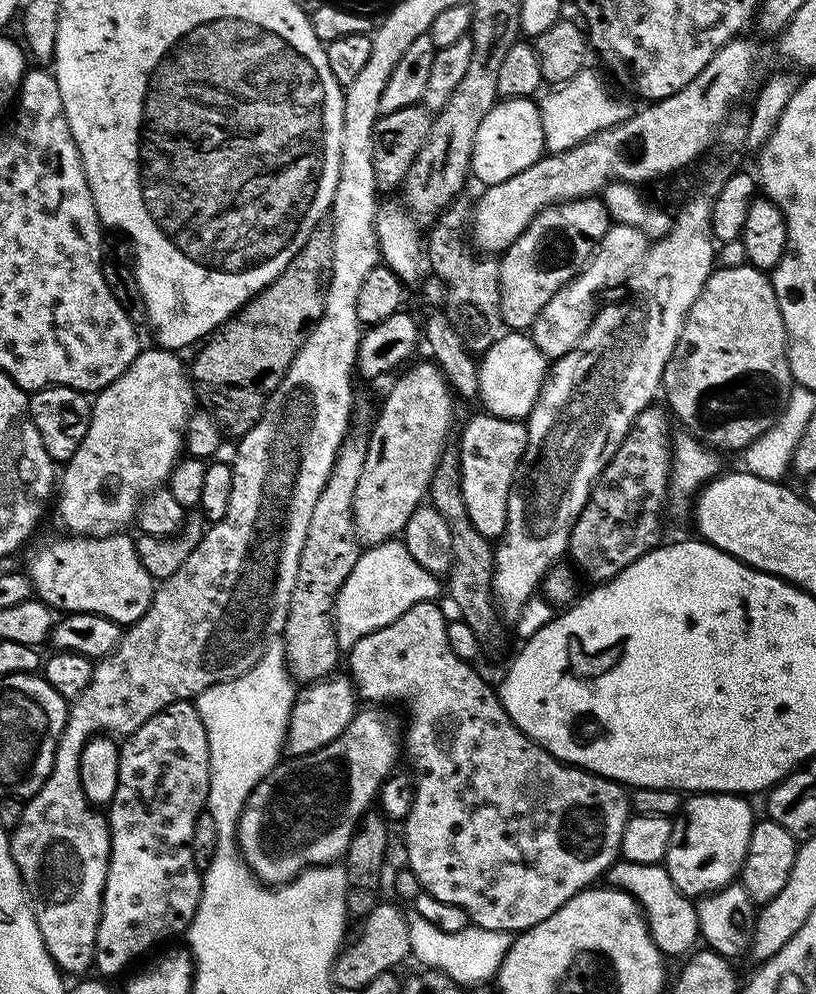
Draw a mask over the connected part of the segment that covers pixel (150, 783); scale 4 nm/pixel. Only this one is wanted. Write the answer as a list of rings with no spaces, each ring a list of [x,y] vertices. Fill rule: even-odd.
[[[179,700],[170,706],[166,706],[161,712],[151,716],[141,728],[136,729],[125,740],[128,741],[119,745],[118,786],[116,787],[112,803],[106,812],[108,832],[112,836],[112,856],[108,859],[108,869],[106,870],[106,882],[104,883],[104,893],[102,894],[102,910],[100,911],[100,921],[98,922],[98,938],[96,939],[96,959],[94,961],[95,971],[100,971],[101,973],[97,973],[104,978],[122,975],[139,956],[146,955],[151,948],[158,947],[163,940],[168,940],[171,936],[178,935],[179,932],[180,935],[187,933],[190,922],[198,910],[200,886],[202,883],[201,869],[197,868],[192,860],[191,839],[194,838],[194,822],[200,816],[200,813],[205,811],[208,802],[208,783],[212,773],[208,735],[202,726],[202,720],[192,700]]]

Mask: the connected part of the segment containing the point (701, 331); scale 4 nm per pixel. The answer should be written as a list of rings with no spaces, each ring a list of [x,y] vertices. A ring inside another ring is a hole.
[[[751,266],[717,267],[693,302],[673,356],[664,368],[662,396],[668,399],[667,407],[675,422],[677,420],[688,431],[685,433],[713,450],[743,450],[772,428],[793,391],[794,381],[788,365],[788,335],[769,273]]]

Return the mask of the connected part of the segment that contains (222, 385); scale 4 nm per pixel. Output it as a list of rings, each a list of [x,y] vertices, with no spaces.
[[[325,218],[316,225],[310,238],[306,238],[302,250],[298,250],[282,274],[239,312],[229,316],[203,345],[205,348],[193,358],[192,364],[190,360],[190,375],[199,403],[216,417],[227,435],[229,432],[233,438],[244,436],[264,416],[272,393],[290,370],[290,362],[294,362],[308,333],[322,318],[333,262],[332,222]]]

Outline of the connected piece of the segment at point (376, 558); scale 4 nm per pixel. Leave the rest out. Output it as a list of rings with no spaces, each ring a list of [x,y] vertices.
[[[399,539],[385,540],[382,544],[361,551],[354,570],[350,570],[346,582],[338,590],[332,605],[332,622],[336,626],[336,637],[341,649],[350,649],[354,646],[354,642],[358,642],[358,638],[362,638],[379,628],[390,626],[390,622],[394,622],[402,613],[410,610],[410,606],[435,601],[437,599],[436,595],[439,594],[440,590],[442,592],[441,581],[439,584],[436,580],[439,580],[437,573],[422,567],[408,553],[407,546]]]

